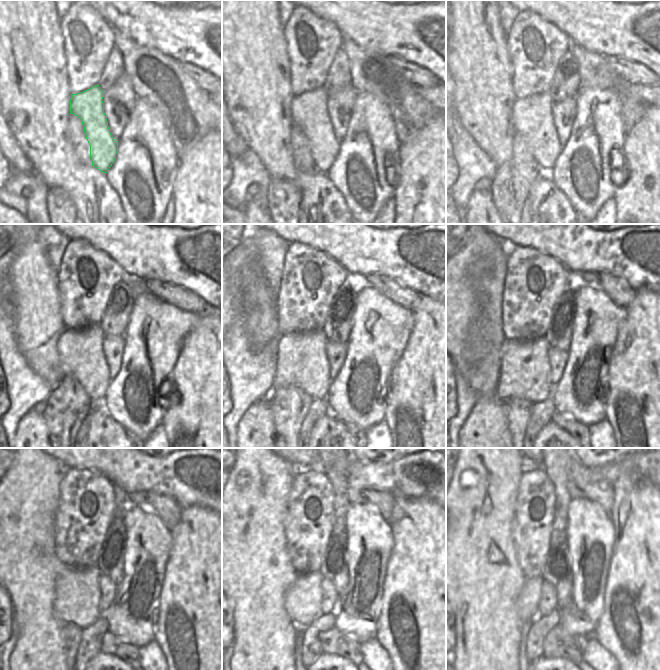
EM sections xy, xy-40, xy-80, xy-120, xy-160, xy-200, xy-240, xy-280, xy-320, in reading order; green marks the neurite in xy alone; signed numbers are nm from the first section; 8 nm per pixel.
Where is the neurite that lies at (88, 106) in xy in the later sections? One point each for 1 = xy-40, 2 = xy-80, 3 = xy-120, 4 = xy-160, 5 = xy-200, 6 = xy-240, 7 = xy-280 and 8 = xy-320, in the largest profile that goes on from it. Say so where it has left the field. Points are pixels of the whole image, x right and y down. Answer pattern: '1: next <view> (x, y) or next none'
1: next xy-40 (309, 110)
2: next xy-80 (531, 118)
3: next xy-120 (80, 352)
4: next xy-160 (301, 361)
5: next xy-200 (525, 370)
6: next xy-240 (76, 592)
7: next xy-280 (303, 599)
8: next xy-320 (529, 598)

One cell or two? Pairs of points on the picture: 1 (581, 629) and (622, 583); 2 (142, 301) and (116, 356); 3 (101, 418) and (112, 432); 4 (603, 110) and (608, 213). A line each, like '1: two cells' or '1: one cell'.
1: two cells
2: two cells
3: one cell
4: two cells

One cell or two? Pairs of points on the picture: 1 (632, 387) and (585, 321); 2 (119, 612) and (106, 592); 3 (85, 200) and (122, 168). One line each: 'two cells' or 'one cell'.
1: two cells
2: two cells
3: two cells

